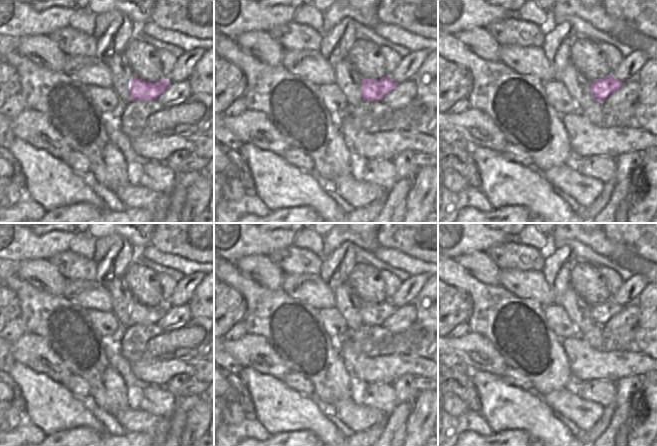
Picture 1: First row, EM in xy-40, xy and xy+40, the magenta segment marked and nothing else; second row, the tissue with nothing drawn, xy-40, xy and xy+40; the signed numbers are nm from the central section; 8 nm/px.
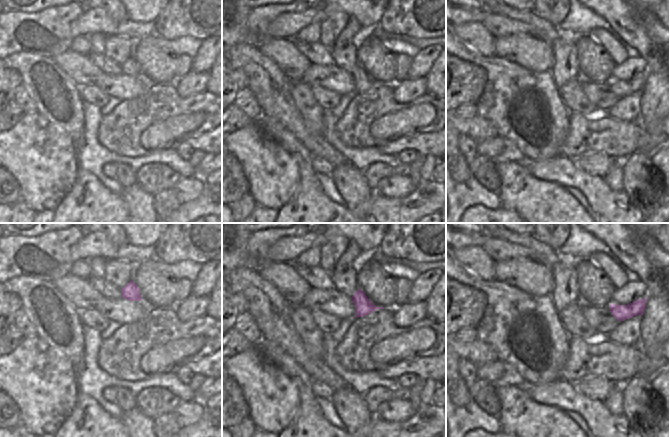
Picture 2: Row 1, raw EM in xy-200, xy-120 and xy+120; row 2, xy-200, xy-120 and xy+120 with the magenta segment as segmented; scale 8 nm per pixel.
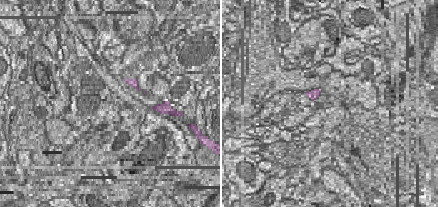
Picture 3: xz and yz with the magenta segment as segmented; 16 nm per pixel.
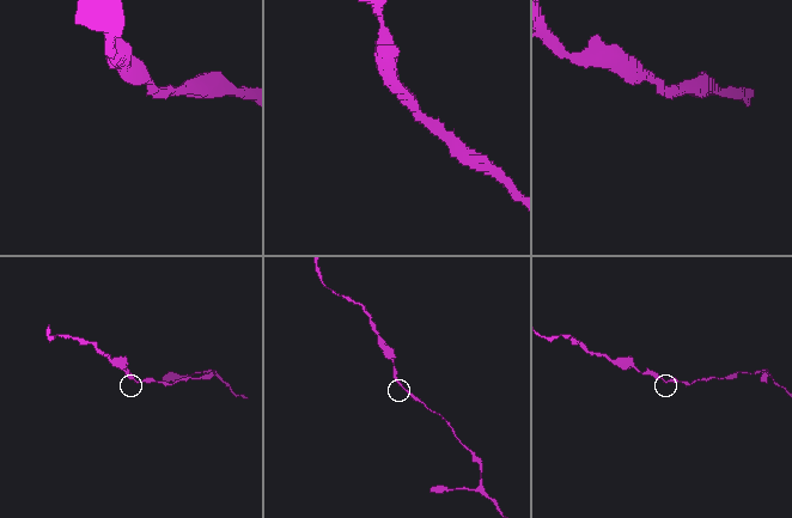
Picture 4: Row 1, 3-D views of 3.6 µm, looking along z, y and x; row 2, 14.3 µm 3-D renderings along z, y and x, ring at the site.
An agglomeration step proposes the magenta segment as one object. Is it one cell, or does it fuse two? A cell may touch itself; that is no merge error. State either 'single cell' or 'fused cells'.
fused cells

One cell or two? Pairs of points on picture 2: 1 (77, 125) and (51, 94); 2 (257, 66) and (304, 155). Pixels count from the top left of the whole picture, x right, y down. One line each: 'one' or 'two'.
1: one
2: two

